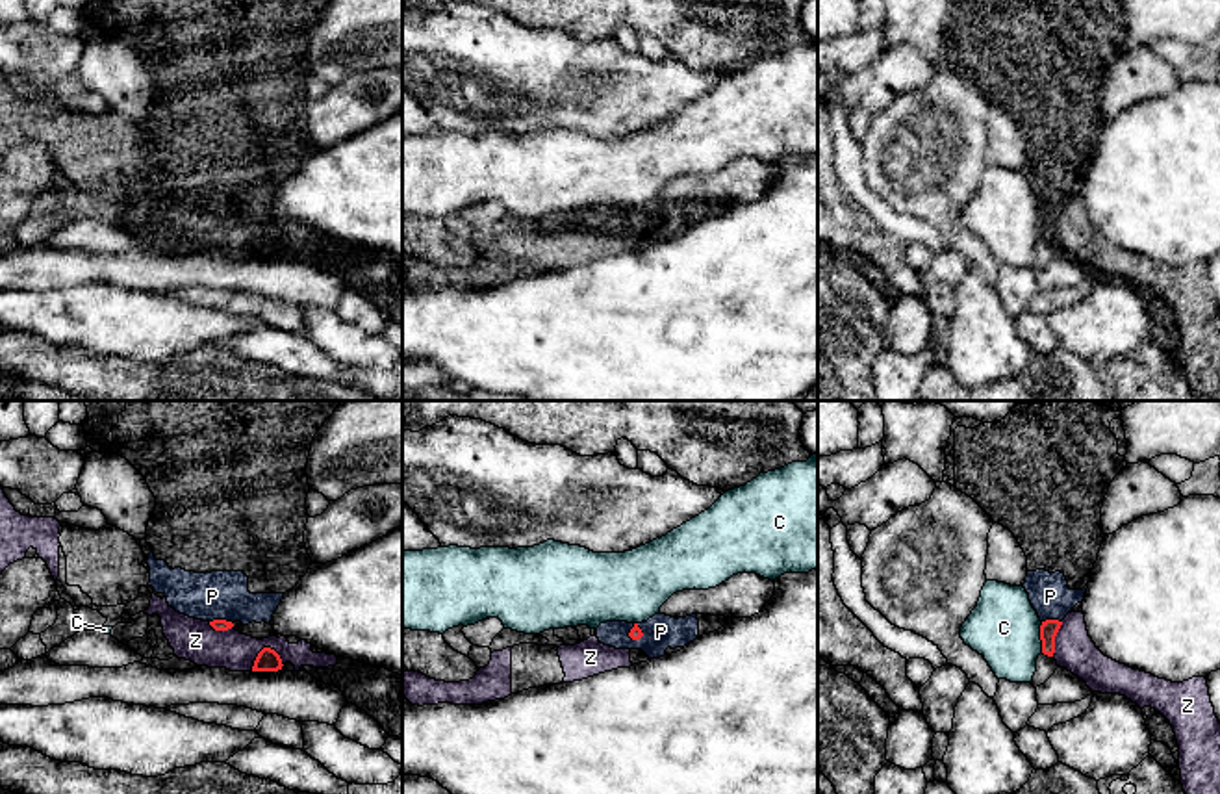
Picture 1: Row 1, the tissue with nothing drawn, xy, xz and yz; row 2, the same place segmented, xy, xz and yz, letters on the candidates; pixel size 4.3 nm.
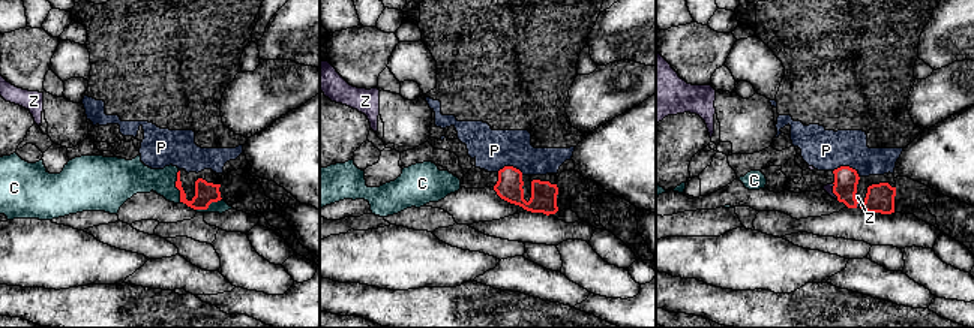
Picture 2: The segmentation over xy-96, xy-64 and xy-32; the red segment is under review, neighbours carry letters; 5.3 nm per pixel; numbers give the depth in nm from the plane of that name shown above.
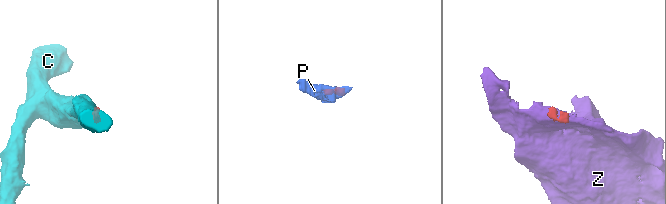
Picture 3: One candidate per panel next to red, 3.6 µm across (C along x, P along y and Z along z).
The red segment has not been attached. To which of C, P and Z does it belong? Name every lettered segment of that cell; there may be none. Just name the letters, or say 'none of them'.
P

